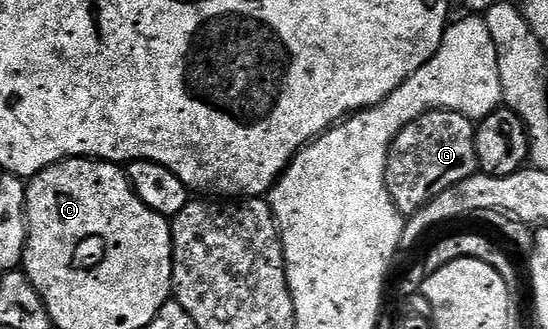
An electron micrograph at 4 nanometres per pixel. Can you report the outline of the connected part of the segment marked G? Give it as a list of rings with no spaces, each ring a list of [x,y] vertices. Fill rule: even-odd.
[[[428,109],[397,135],[387,156],[385,187],[400,213],[415,213],[441,195],[441,191],[449,191],[453,183],[461,183],[461,179],[469,179],[469,175],[477,172],[475,127],[476,122],[460,113]]]

